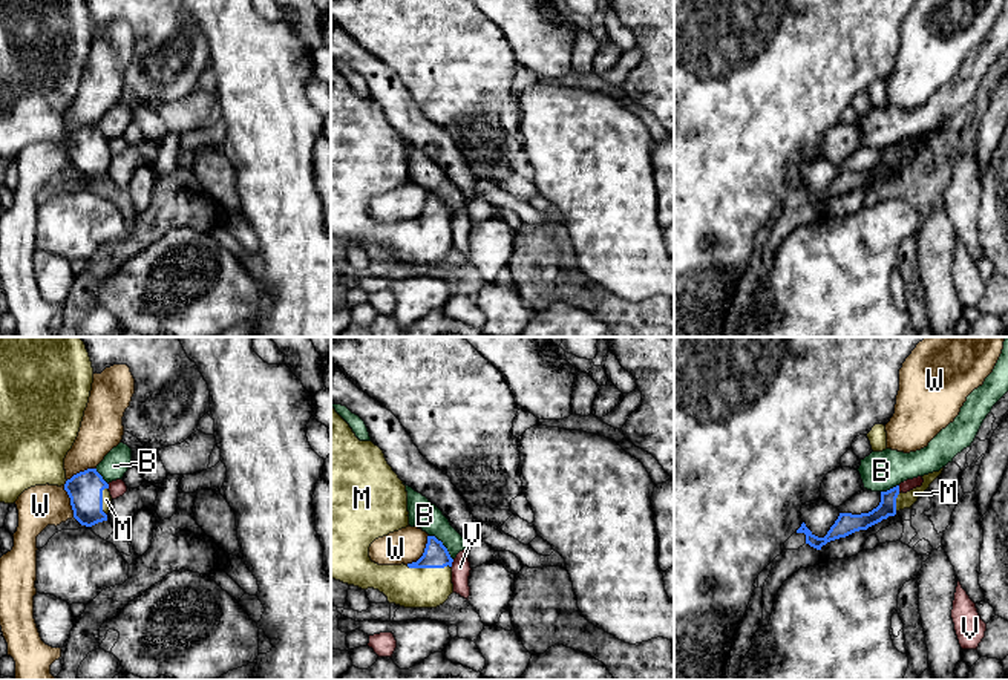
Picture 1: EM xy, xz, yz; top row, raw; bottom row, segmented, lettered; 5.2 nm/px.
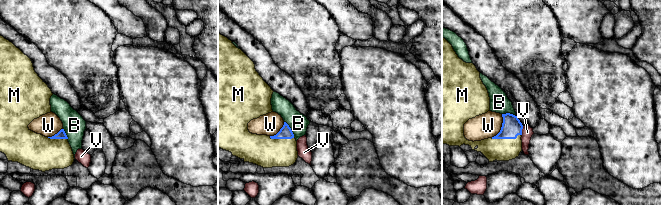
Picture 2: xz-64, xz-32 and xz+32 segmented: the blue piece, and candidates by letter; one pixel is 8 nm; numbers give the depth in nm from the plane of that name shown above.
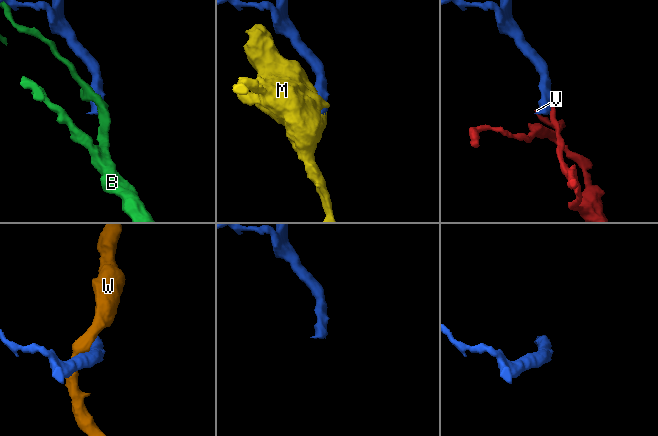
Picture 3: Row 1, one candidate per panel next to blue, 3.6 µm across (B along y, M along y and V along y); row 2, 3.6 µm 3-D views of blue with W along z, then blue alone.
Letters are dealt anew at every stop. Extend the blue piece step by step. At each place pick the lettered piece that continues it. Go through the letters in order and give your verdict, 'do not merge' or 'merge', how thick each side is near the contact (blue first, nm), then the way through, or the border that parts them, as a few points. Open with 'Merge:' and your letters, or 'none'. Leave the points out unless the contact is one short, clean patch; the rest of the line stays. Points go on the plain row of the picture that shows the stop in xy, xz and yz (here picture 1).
Merge: M
B: do not merge | 130/150 nm
M: merge | 130/200 nm
V: do not merge | 130/100 nm | along xz (454, 216), (451, 224)
W: do not merge | 130/190 nm | along xz (428, 192), (425, 209), (415, 218), (406, 221)

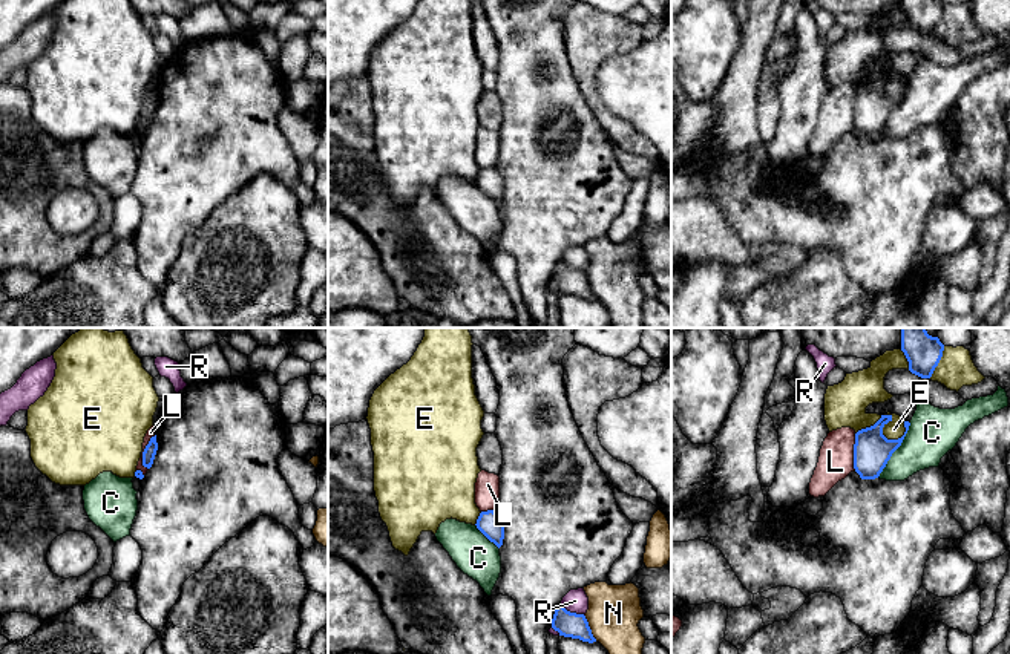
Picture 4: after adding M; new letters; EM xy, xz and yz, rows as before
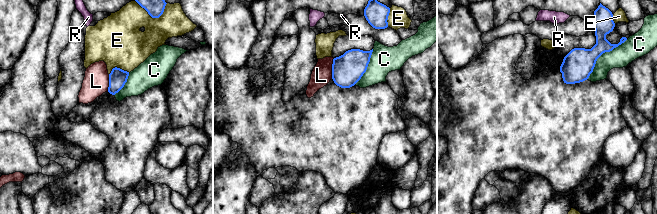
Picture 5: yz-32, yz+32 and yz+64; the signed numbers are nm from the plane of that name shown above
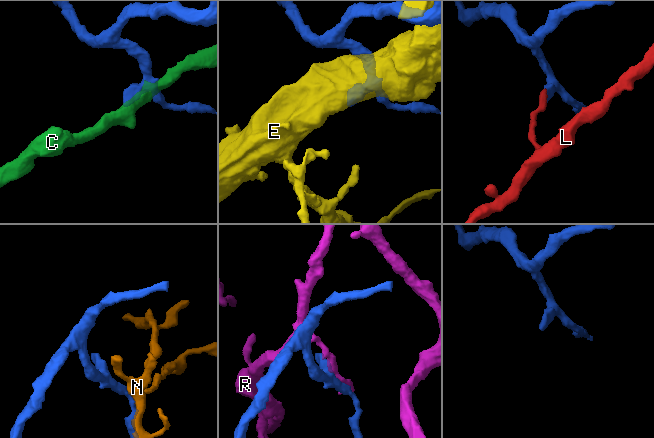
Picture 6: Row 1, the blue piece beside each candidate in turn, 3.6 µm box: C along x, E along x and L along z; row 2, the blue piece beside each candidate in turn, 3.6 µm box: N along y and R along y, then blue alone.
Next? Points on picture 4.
Merge: none
C: do not merge | 200/260 nm
E: do not merge | 200/100 nm
L: do not merge | 70/50 nm | along xy (155, 92), (143, 109), (143, 121), (147, 126)
N: do not merge | 130/280 nm
R: do not merge | 130/120 nm

